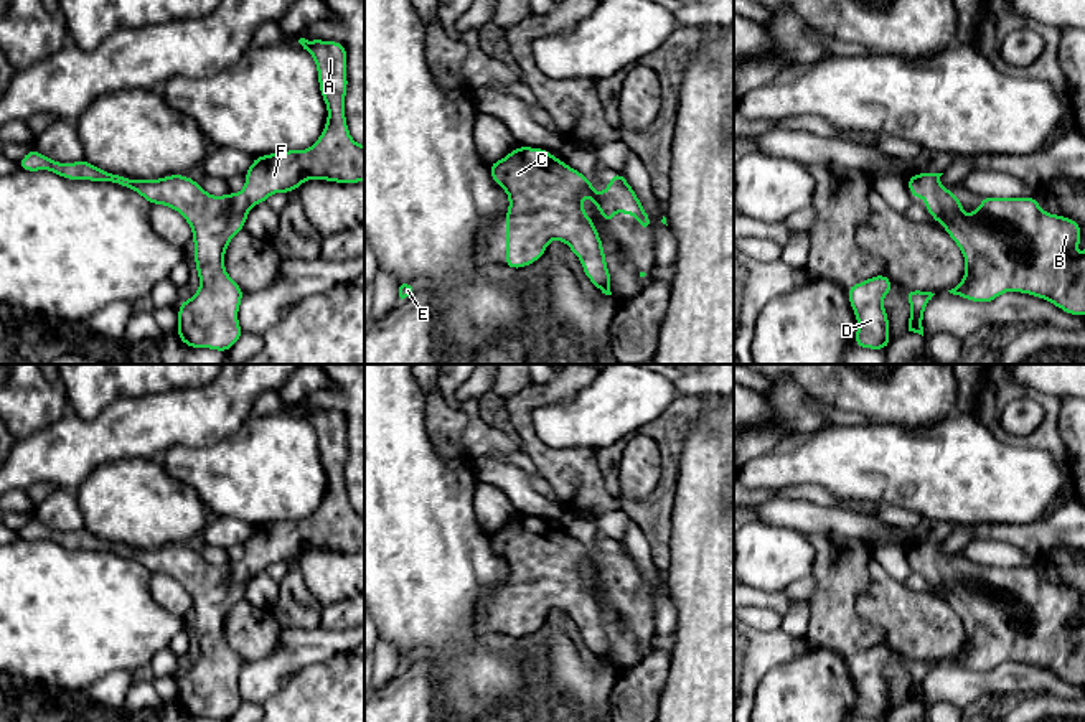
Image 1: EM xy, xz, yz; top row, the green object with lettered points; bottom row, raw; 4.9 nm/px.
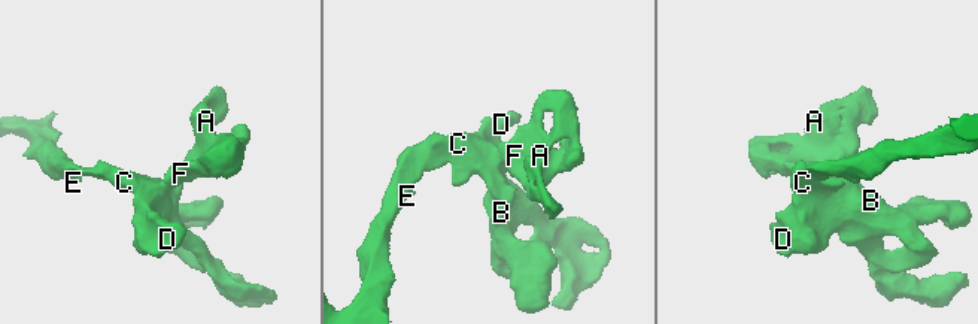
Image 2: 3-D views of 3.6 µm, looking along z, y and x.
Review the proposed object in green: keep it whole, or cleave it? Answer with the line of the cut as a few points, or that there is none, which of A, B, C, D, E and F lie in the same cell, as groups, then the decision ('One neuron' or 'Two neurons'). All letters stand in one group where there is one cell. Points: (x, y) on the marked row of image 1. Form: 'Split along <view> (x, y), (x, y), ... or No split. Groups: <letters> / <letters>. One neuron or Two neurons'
No split. Groups: A B C D E F. One neuron

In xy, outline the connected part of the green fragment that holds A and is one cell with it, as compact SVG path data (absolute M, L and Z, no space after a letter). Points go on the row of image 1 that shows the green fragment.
M305 40L318 71L318 86L328 109L325 129L307 150L285 150L254 157L244 173L241 193L213 196L201 183L186 175L158 180L130 180L109 173L86 160L54 162L31 148L16 166L25 171L48 170L66 180L115 183L135 190L150 204L178 211L193 231L195 265L200 288L178 308L176 336L188 348L208 348L226 353L244 335L237 312L244 290L228 275L224 252L231 239L244 229L252 206L265 203L274 193L292 193L305 180L325 180L355 185L364 181L364 145L358 145L345 115L348 89L348 53L341 41Z

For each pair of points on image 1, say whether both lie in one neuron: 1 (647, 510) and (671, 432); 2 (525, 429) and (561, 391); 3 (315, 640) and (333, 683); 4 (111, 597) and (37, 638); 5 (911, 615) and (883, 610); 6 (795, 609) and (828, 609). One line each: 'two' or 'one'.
1: one
2: one
3: two
4: one
5: one
6: two

